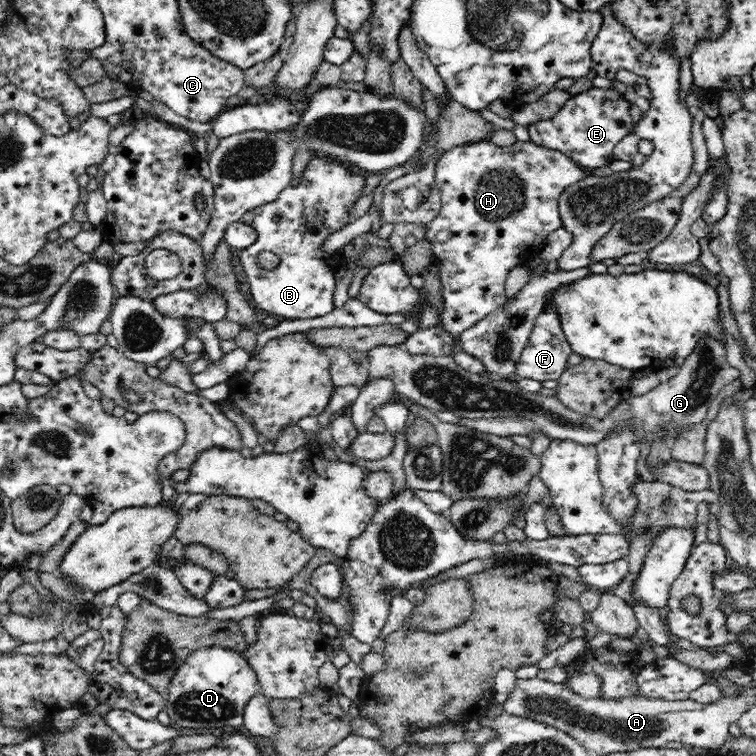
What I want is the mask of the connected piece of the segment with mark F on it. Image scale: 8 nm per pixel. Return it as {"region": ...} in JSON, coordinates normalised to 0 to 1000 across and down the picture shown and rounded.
{"region":[[[728,384],[718,394],[718,407],[706,426],[706,434],[702,435],[696,460],[692,460],[690,468],[680,481],[683,500],[689,499],[717,507],[737,503],[749,489],[749,479],[758,467],[758,459],[742,433],[741,414],[730,403],[733,402],[730,389],[733,385]]]}

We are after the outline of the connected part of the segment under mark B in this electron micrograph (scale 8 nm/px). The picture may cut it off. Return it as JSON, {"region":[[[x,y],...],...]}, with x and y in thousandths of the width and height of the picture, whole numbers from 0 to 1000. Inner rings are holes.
{"region":[[[415,206],[402,226],[397,243],[389,249],[376,250],[361,269],[348,270],[335,278],[336,290],[332,298],[341,308],[341,317],[336,324],[317,332],[315,337],[331,376],[333,397],[339,399],[343,410],[365,415],[380,423],[418,421],[439,413],[443,407],[439,396],[444,376],[442,358],[444,348],[456,348],[456,343],[450,331],[429,332],[426,320],[463,294],[462,280],[479,259],[484,237],[484,230],[464,225],[442,213],[440,209]],[[347,332],[357,332],[368,339],[370,347],[365,354],[352,357],[343,353],[339,339]]]}

